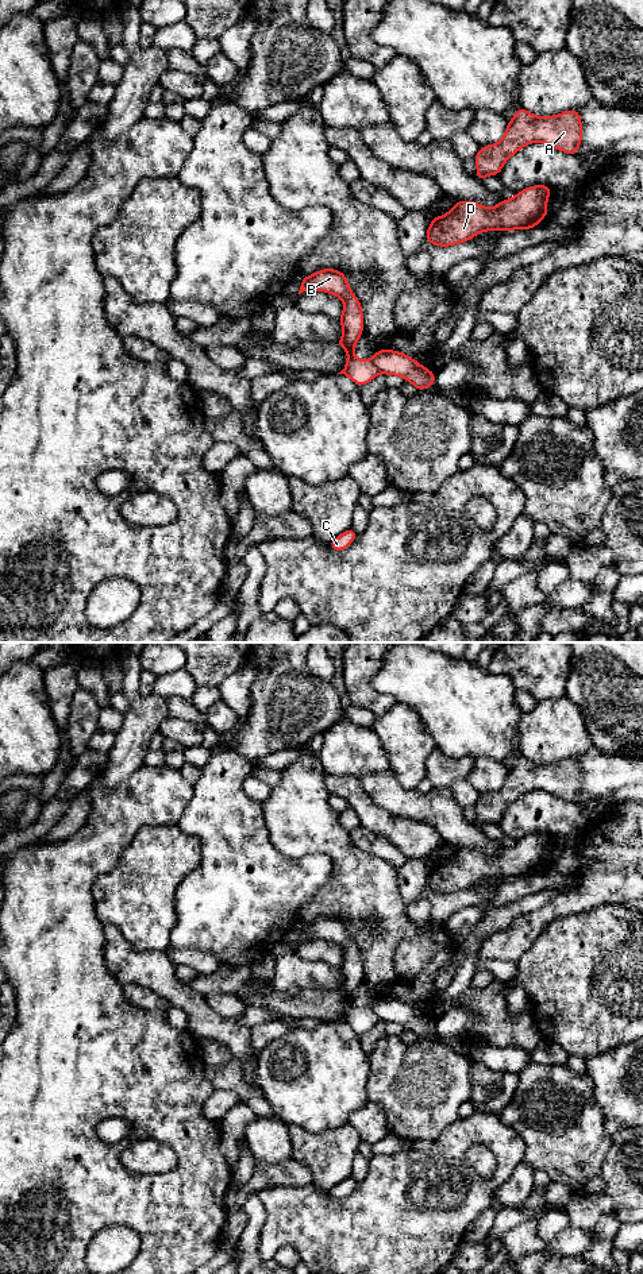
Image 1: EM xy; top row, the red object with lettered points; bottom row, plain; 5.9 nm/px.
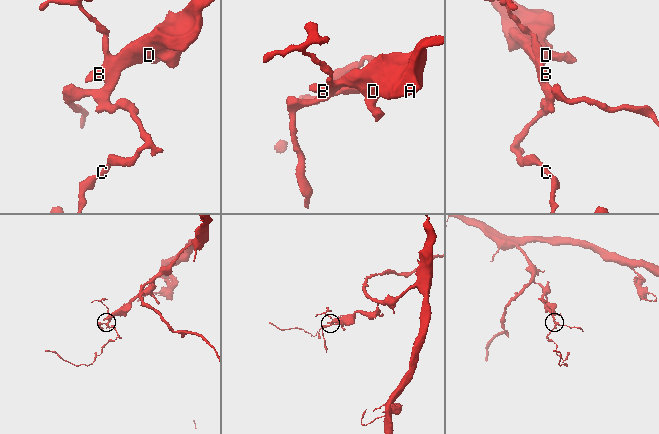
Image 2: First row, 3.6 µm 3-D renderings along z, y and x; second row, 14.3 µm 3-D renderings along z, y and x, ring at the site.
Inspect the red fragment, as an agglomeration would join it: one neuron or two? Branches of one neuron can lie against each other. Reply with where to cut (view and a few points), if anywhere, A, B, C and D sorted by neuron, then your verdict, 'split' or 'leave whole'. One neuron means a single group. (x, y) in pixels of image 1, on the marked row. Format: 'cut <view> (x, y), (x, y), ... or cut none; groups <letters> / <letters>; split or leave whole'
cut xy (370, 361), (380, 371); groups A B D / C; split

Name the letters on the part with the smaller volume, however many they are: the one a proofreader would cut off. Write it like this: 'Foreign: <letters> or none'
Foreign: C

